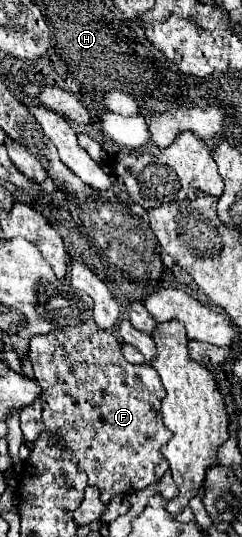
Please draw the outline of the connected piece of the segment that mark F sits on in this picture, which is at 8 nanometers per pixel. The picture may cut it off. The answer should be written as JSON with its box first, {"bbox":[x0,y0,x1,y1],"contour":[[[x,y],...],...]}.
{"bbox":[28,319,172,505],"contour":[[[90,319],[78,327],[66,327],[46,337],[32,337],[28,353],[34,365],[34,379],[42,387],[40,403],[44,407],[42,417],[46,431],[50,433],[50,445],[56,445],[56,441],[62,439],[62,449],[66,447],[74,453],[78,469],[88,475],[88,485],[100,489],[104,505],[108,505],[116,495],[130,495],[156,483],[168,471],[162,445],[172,437],[172,433],[162,425],[160,403],[166,393],[156,369],[148,363],[128,363],[120,347],[122,345],[112,331],[98,329],[96,321]]]}

